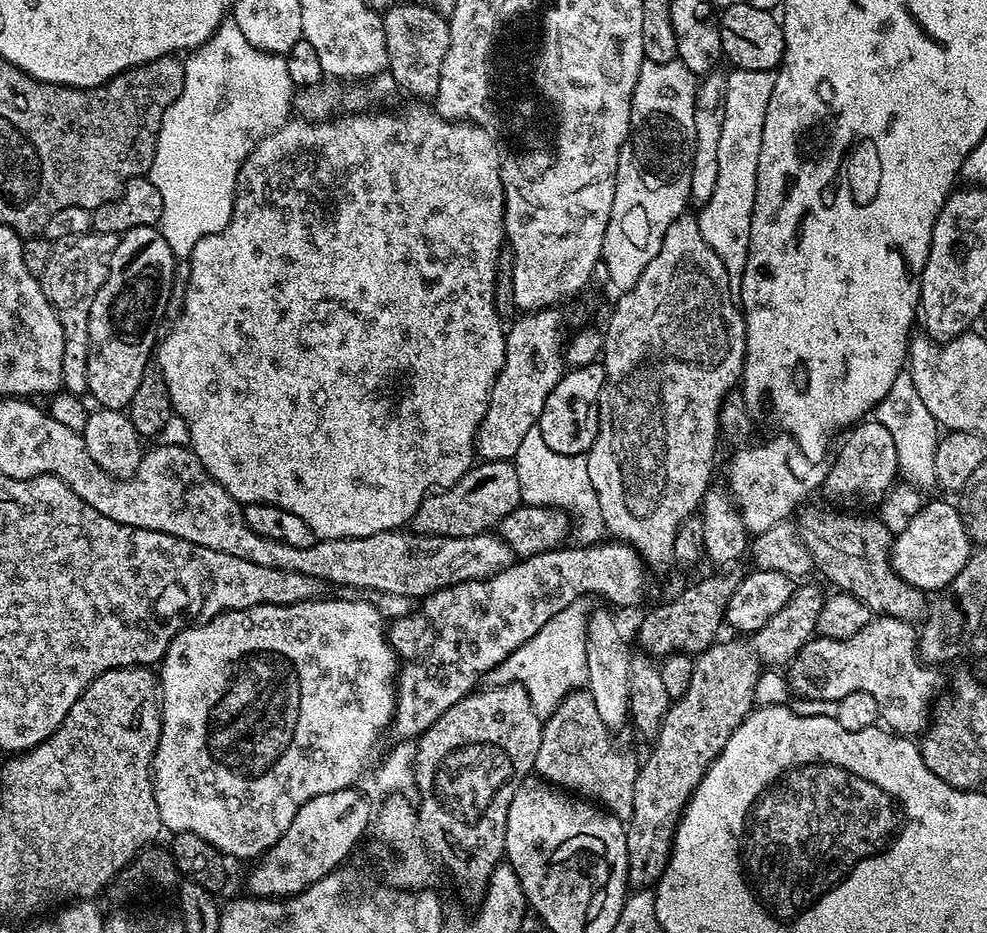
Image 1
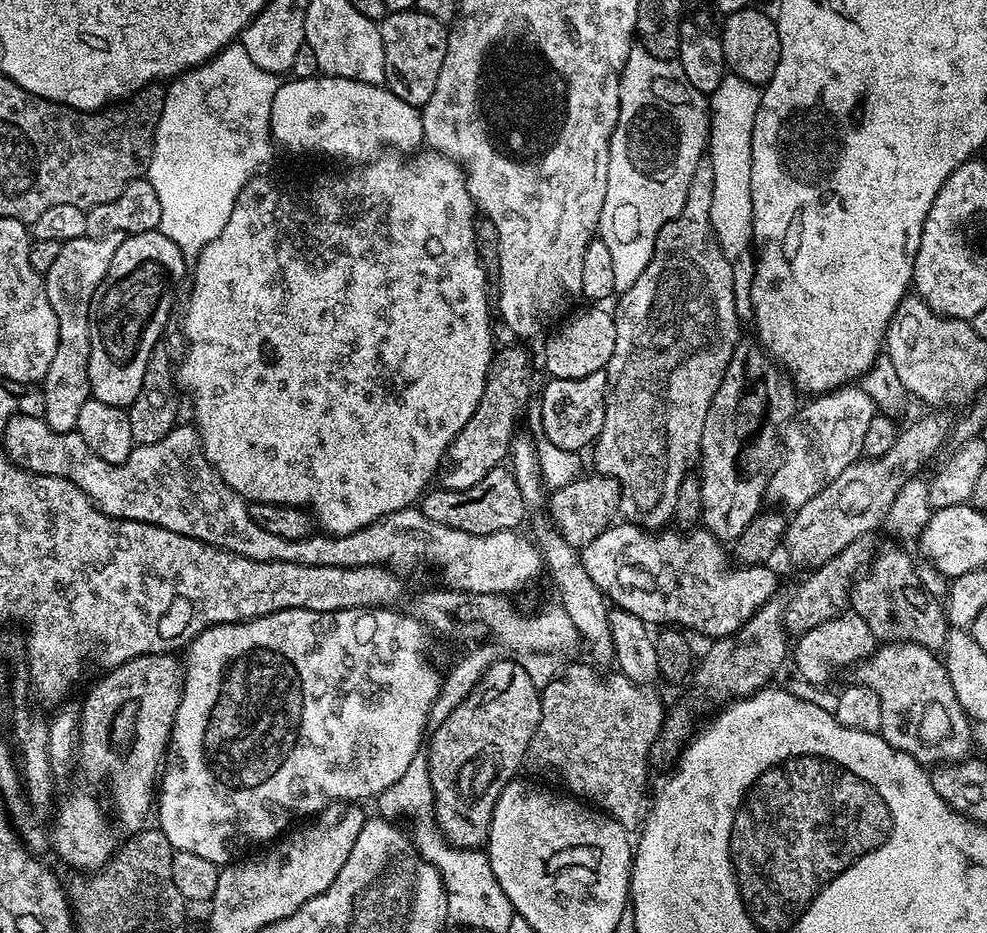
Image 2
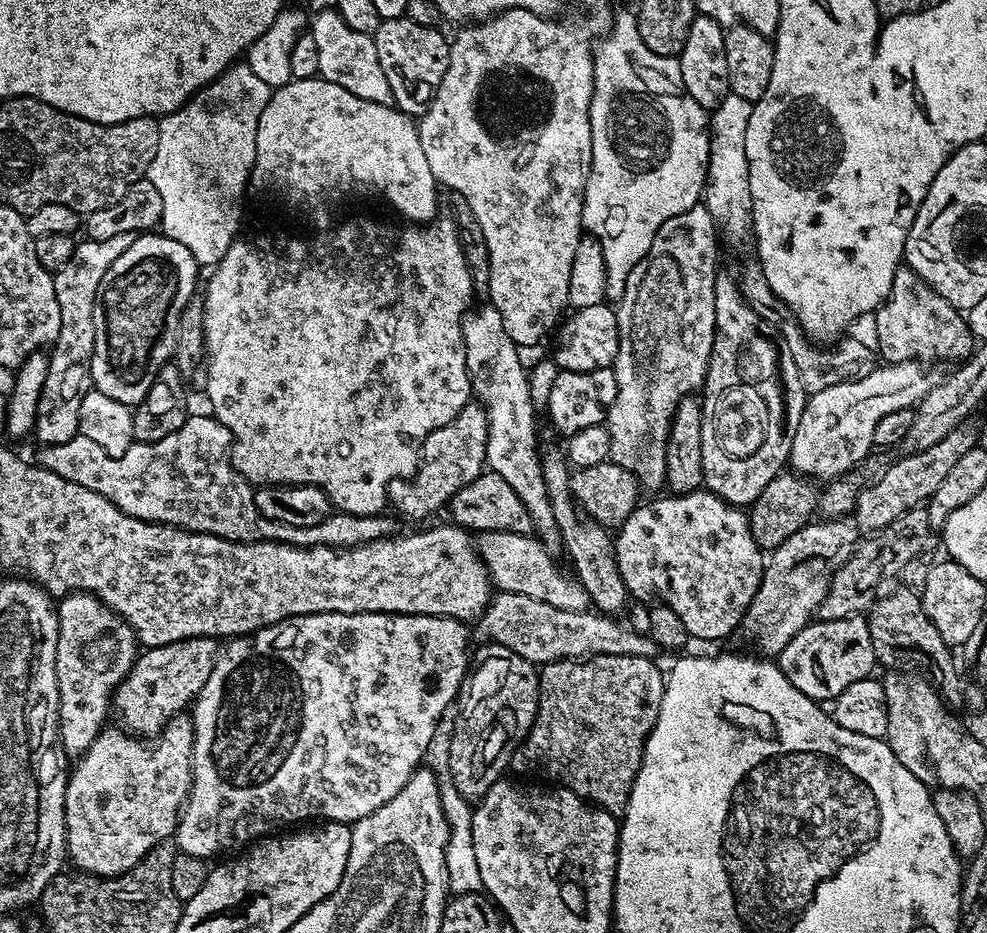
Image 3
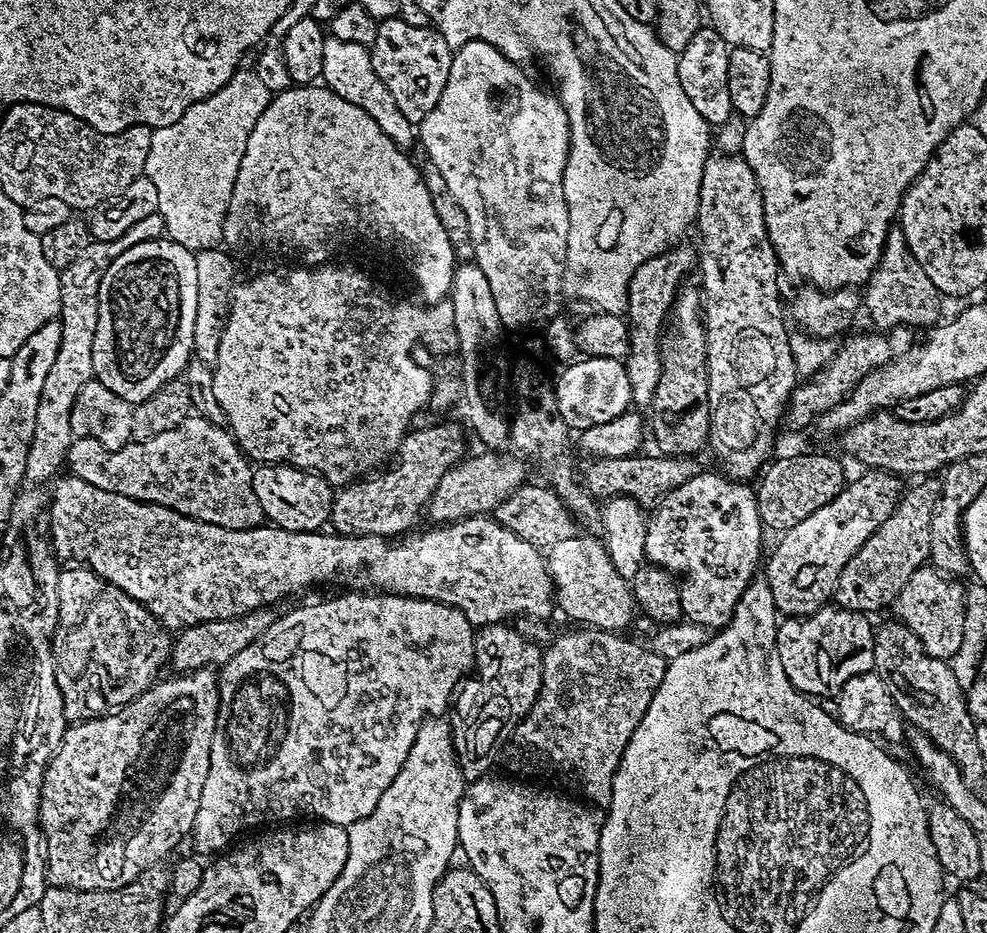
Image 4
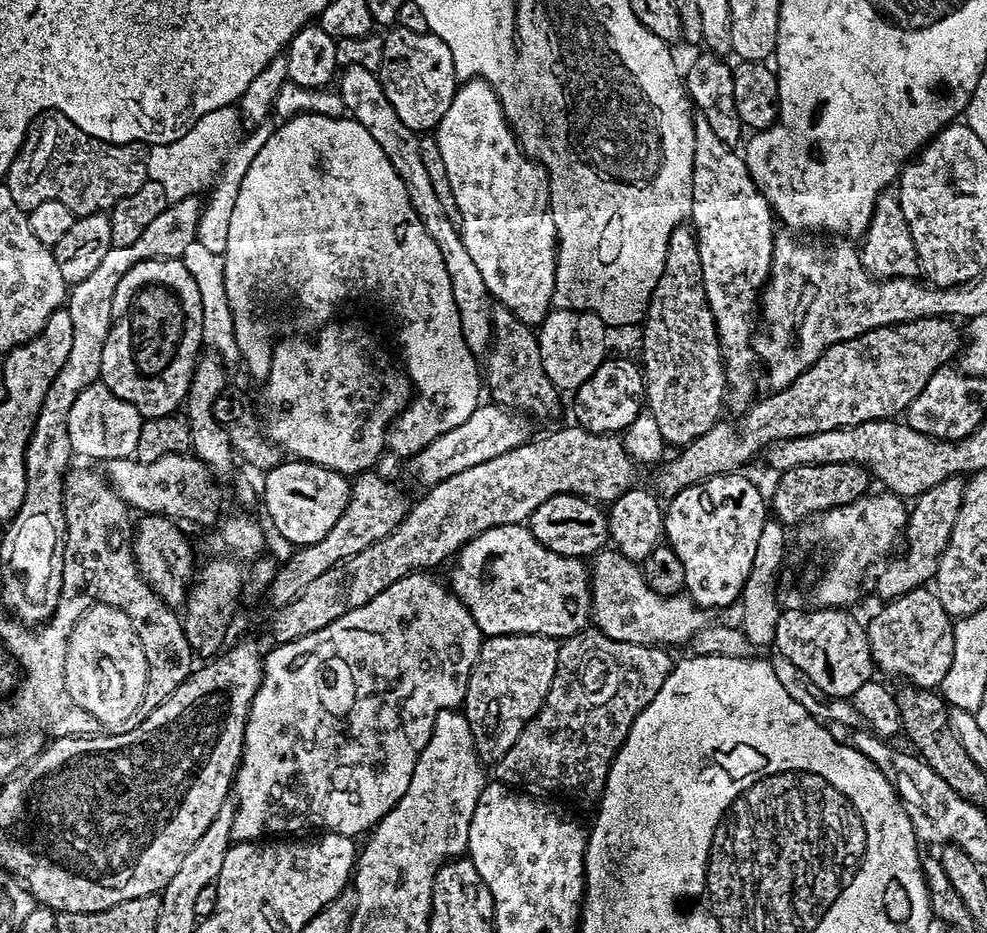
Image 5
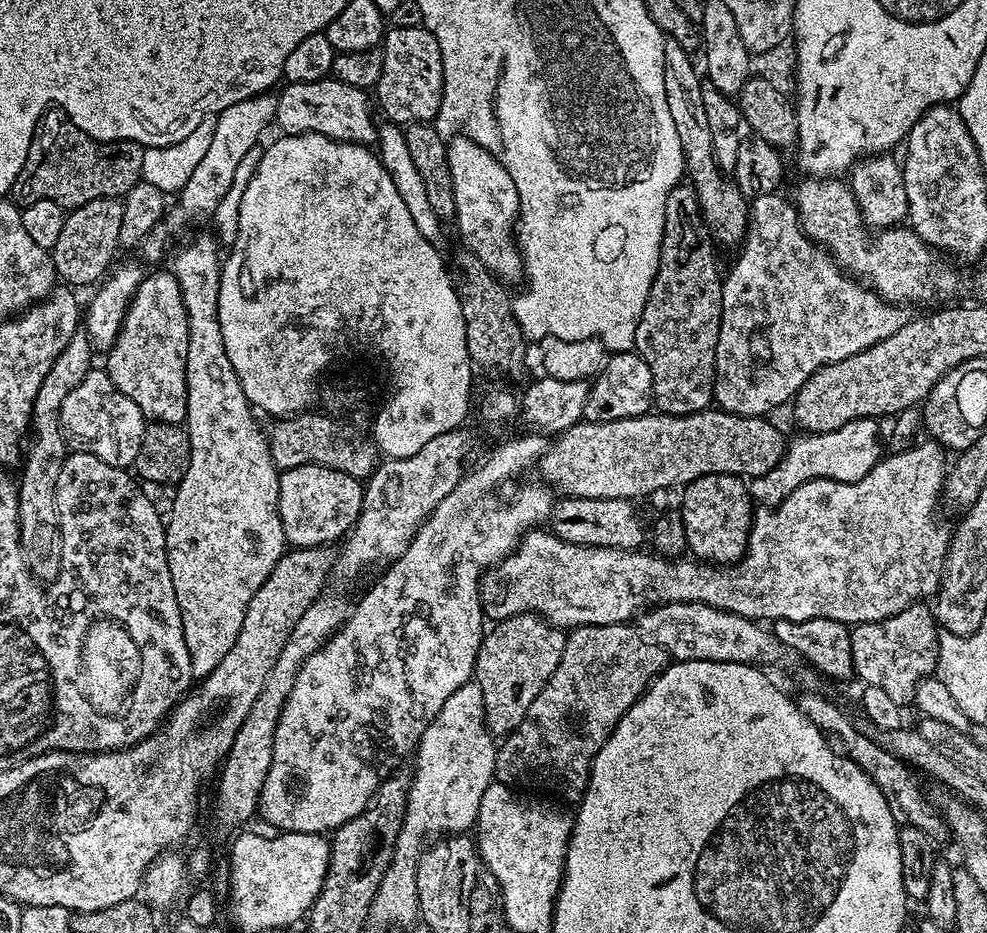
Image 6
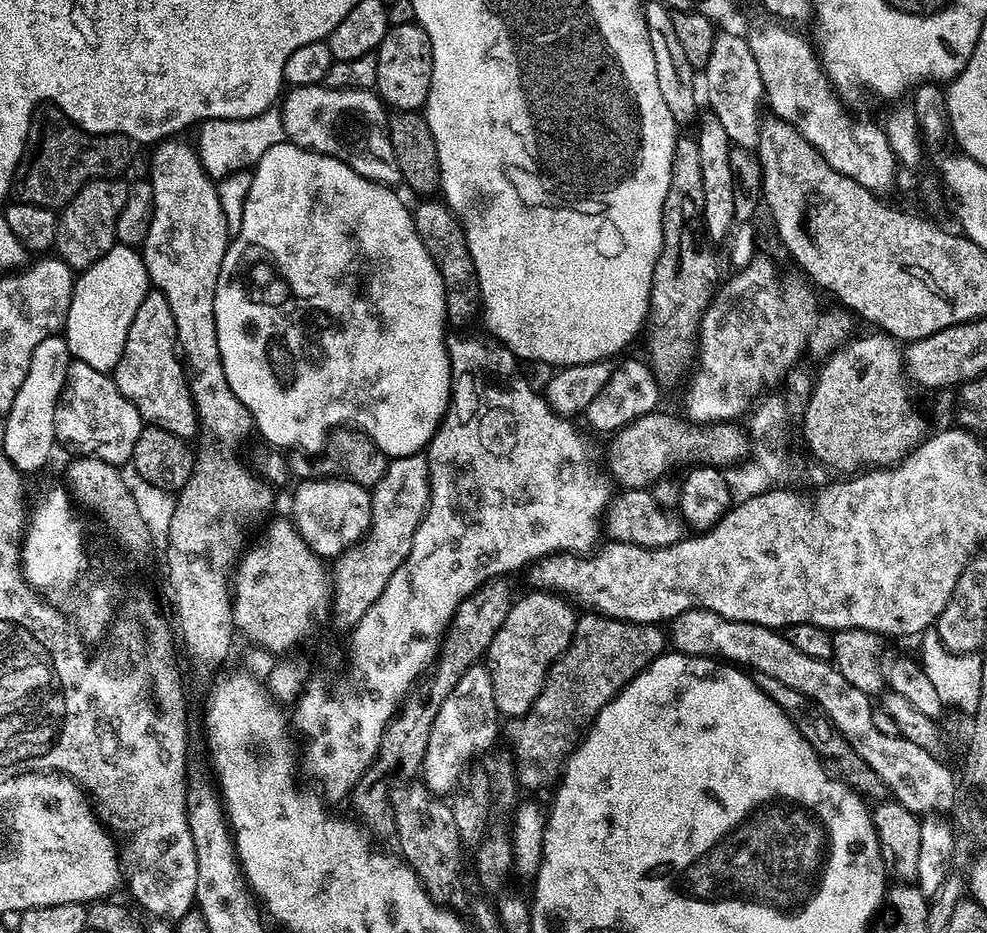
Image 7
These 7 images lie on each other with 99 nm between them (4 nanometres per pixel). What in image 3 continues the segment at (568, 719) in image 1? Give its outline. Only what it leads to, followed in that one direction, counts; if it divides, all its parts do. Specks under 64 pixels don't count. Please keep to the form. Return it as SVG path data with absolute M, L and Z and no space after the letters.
M593 656L578 660L555 660L552 664L543 665L539 669L540 677L540 701L536 703L536 720L532 724L532 729L524 737L522 745L522 756L524 752L524 764L532 772L541 772L545 776L545 781L553 785L568 788L574 794L578 794L589 804L602 808L612 816L623 817L628 799L634 786L634 778L640 769L640 759L644 753L644 743L648 741L648 735L652 732L654 722L658 718L658 710L662 706L662 694L664 693L665 673L660 672L655 659L646 656Z

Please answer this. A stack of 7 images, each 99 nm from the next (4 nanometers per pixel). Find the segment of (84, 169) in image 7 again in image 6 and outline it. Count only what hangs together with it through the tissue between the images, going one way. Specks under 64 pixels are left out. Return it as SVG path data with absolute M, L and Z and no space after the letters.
M44 118L39 121L35 129L32 145L24 157L22 170L16 176L14 192L16 191L17 197L15 196L15 199L24 206L38 202L39 199L50 199L62 209L71 210L86 202L123 198L135 184L141 183L143 157L144 148L133 140L97 138L90 135L87 130L74 126L71 118L64 118L64 120Z

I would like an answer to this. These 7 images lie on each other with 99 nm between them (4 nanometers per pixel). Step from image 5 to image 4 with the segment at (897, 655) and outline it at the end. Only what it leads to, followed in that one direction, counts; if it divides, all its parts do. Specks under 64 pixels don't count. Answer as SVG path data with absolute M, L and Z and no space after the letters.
M925 566L911 575L910 582L901 590L899 598L894 605L894 611L899 621L905 624L923 645L924 652L938 660L951 661L962 644L963 638L963 616L965 589L959 588L955 579L949 578L943 572L938 572L930 566Z

